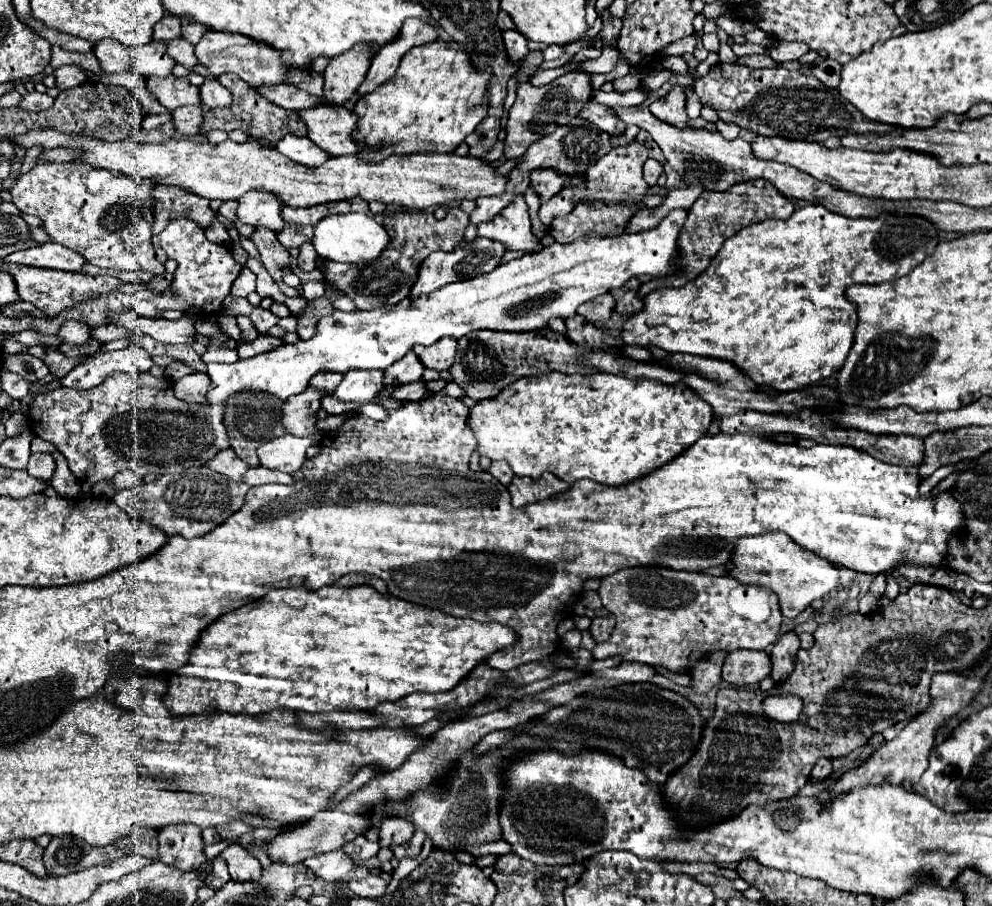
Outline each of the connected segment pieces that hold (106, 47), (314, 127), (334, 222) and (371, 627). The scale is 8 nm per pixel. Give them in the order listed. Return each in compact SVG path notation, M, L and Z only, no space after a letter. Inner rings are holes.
M103 39L93 47L99 65L105 73L137 71L143 77L169 77L175 61L167 55L165 43L151 41L141 47L127 47L113 39Z
M319 103L315 107L301 109L299 117L307 125L307 137L317 143L325 153L331 153L331 157L357 153L357 147L351 139L357 123L353 111Z
M347 213L347 215L329 215L327 219L321 219L313 227L313 247L315 251L329 259L329 261L341 261L341 263L369 263L381 255L383 249L391 243L391 237L387 235L387 229L375 221L373 215L367 213Z
M329 585L319 592L307 590L303 586L272 589L265 595L265 599L247 603L241 609L221 615L211 627L203 631L185 667L164 671L168 689L171 677L199 677L203 681L209 681L209 707L179 709L177 697L165 697L165 703L175 715L213 712L258 715L266 713L270 706L263 695L280 695L285 691L297 691L297 687L300 687L300 705L290 705L300 708L292 708L293 710L316 713L373 709L383 701L397 701L399 697L411 695L415 691L449 691L491 653L511 647L517 641L519 635L507 625L459 619L437 609L427 609L397 599L389 593L383 595L371 585L347 588Z

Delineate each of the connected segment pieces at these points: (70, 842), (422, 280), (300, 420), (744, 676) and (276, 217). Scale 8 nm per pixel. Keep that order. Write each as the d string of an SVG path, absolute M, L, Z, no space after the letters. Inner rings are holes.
M71 835L53 837L43 853L43 863L49 875L69 875L87 869L95 863L107 863L107 859L127 855L127 841L119 839L107 847L91 847Z
M477 237L473 243L459 243L459 247L455 247L455 251L451 253L431 253L419 267L419 275L417 281L409 293L411 299L415 299L417 295L427 295L447 283L455 283L459 279L471 279L475 275L483 275L489 273L495 265L499 265L501 257L503 257L503 245L495 243L491 239L481 239Z
M309 387L303 395L293 395L283 405L283 427L289 435L307 437L311 441L321 441L323 431L317 427L317 411L321 407L323 391Z
M739 649L727 655L723 665L723 681L737 687L757 685L759 681L771 675L771 667L773 663L769 653Z
M251 191L251 195L243 195L243 199L239 199L237 221L255 229L267 227L271 231L281 231L285 225L281 219L281 205L283 203L273 195L259 195L257 191Z

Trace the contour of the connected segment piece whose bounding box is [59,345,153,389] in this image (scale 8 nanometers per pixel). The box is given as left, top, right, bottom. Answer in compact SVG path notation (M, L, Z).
M131 345L123 351L97 351L59 381L63 387L71 389L93 389L113 373L143 373L149 371L151 365L151 355L145 349Z

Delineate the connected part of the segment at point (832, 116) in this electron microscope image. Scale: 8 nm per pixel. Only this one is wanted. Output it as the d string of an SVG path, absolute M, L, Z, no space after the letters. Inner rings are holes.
M717 63L705 77L695 83L695 93L703 105L717 109L719 117L727 123L737 123L743 129L751 129L759 135L783 135L787 139L827 141L829 137L877 133L887 135L895 127L867 119L859 109L841 97L839 89L825 87L815 77L805 77L799 71L787 71L783 67L773 69L749 69L739 63ZM731 89L739 93L731 95Z

